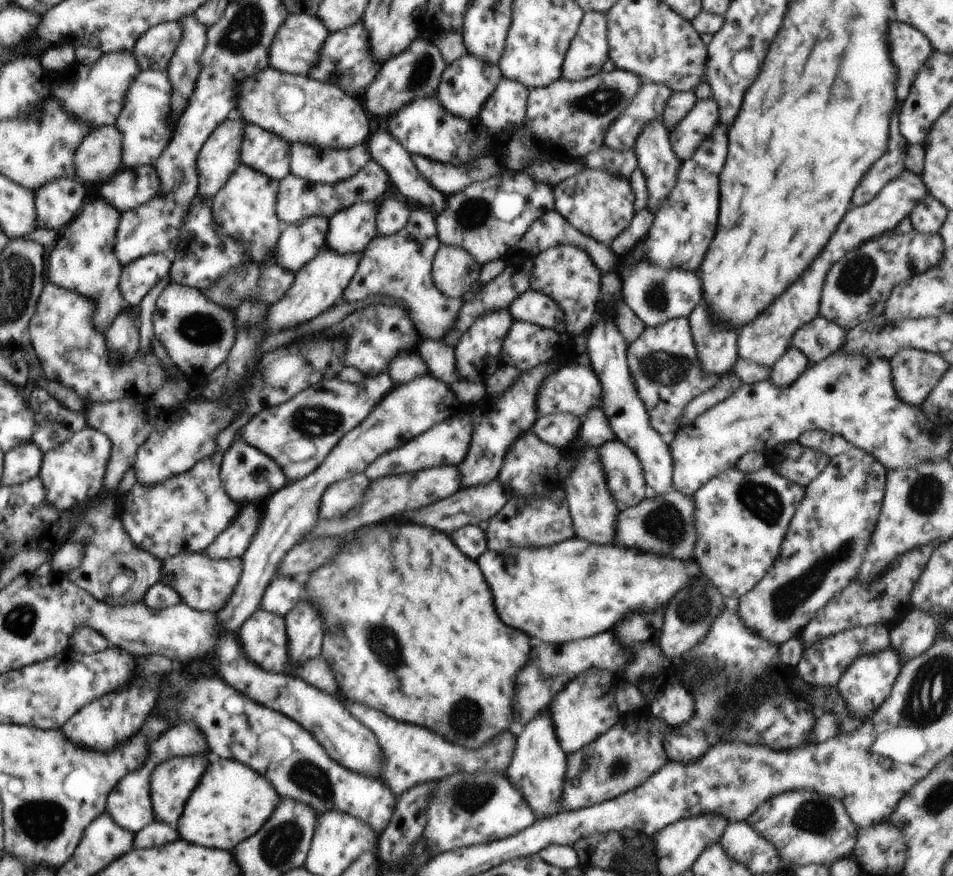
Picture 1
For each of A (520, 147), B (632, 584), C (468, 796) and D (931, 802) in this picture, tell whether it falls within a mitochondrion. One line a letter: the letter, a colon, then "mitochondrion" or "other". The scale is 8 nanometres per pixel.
A: mitochondrion
B: other
C: mitochondrion
D: mitochondrion

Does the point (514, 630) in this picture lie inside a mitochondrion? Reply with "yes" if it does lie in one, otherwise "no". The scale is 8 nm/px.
no

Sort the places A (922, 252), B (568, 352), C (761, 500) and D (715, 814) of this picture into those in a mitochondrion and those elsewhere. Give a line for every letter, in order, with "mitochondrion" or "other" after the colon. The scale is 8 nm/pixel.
A: other
B: other
C: mitochondrion
D: other

